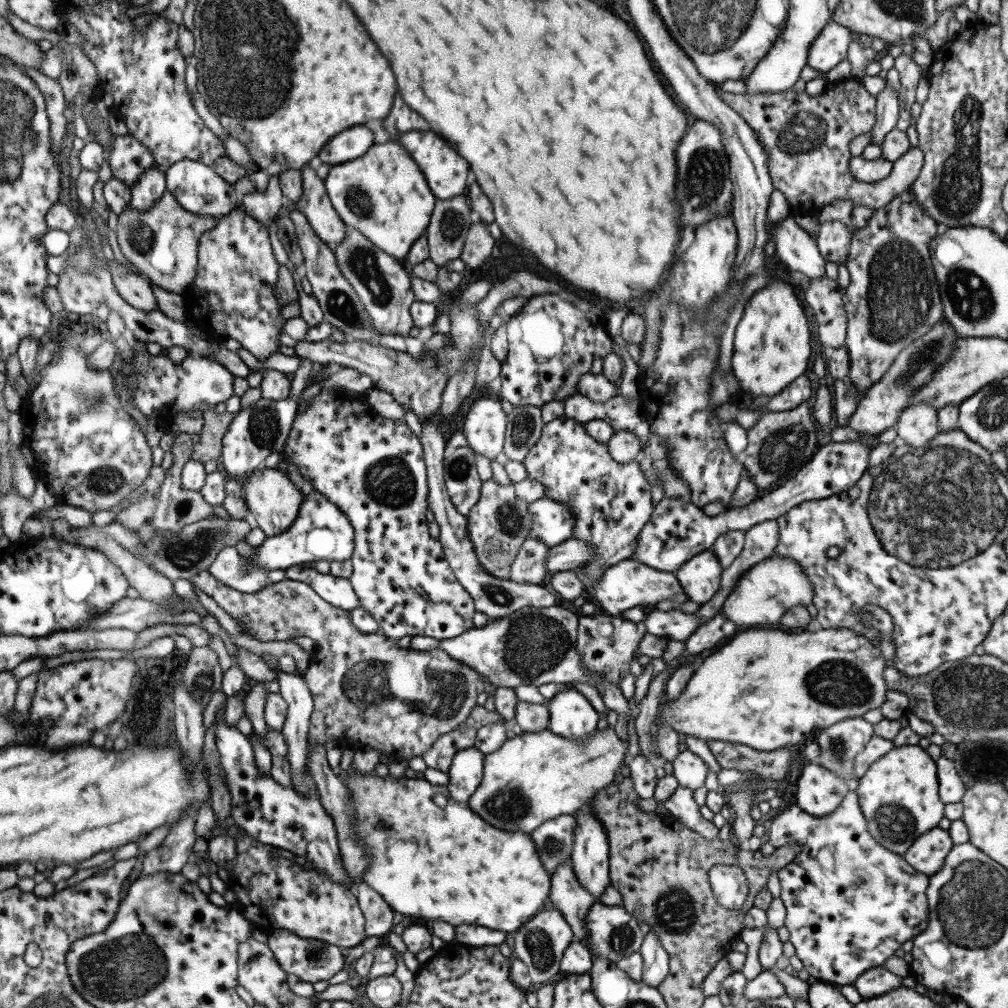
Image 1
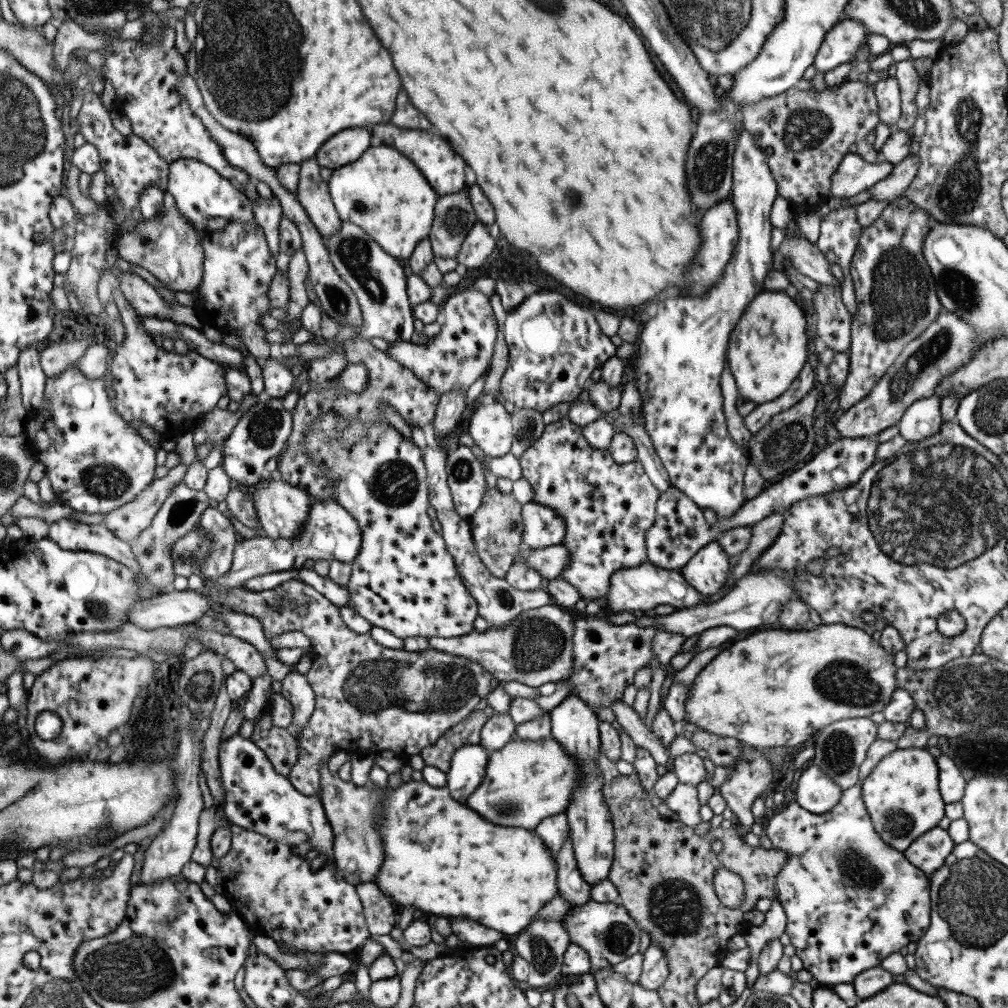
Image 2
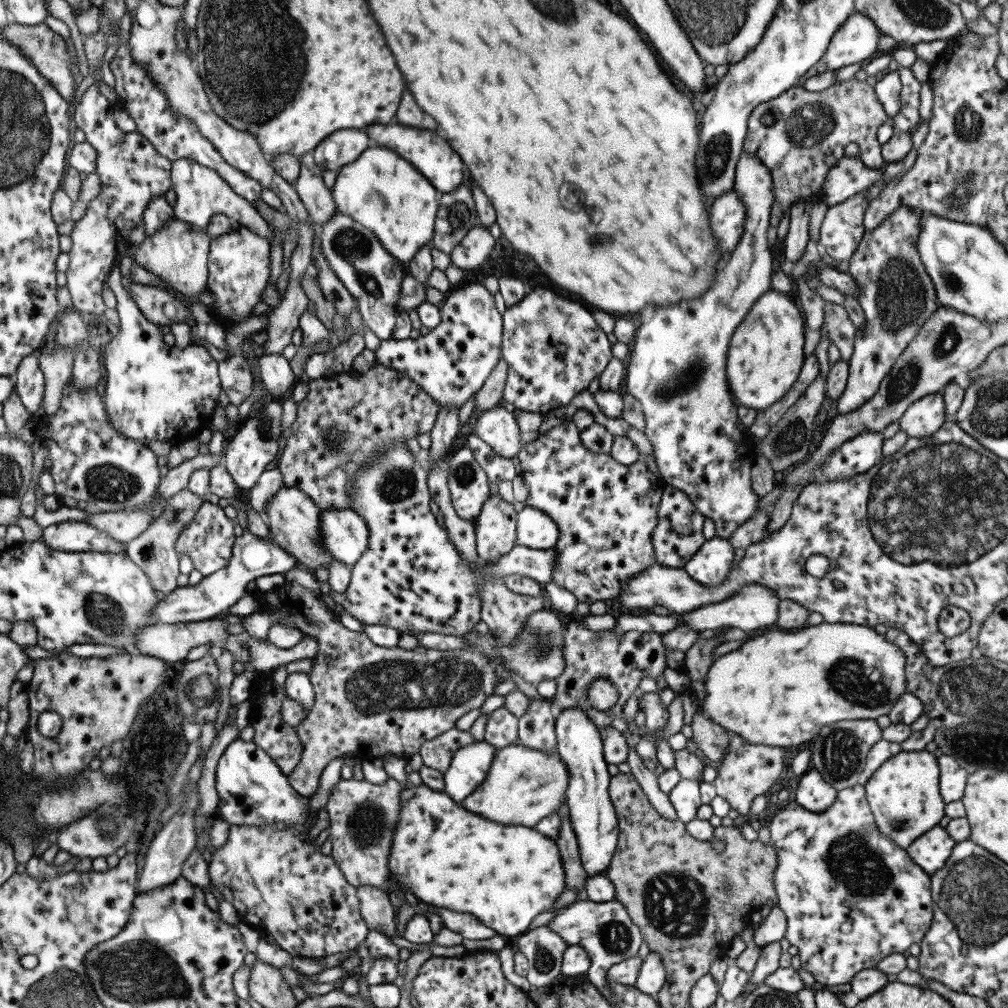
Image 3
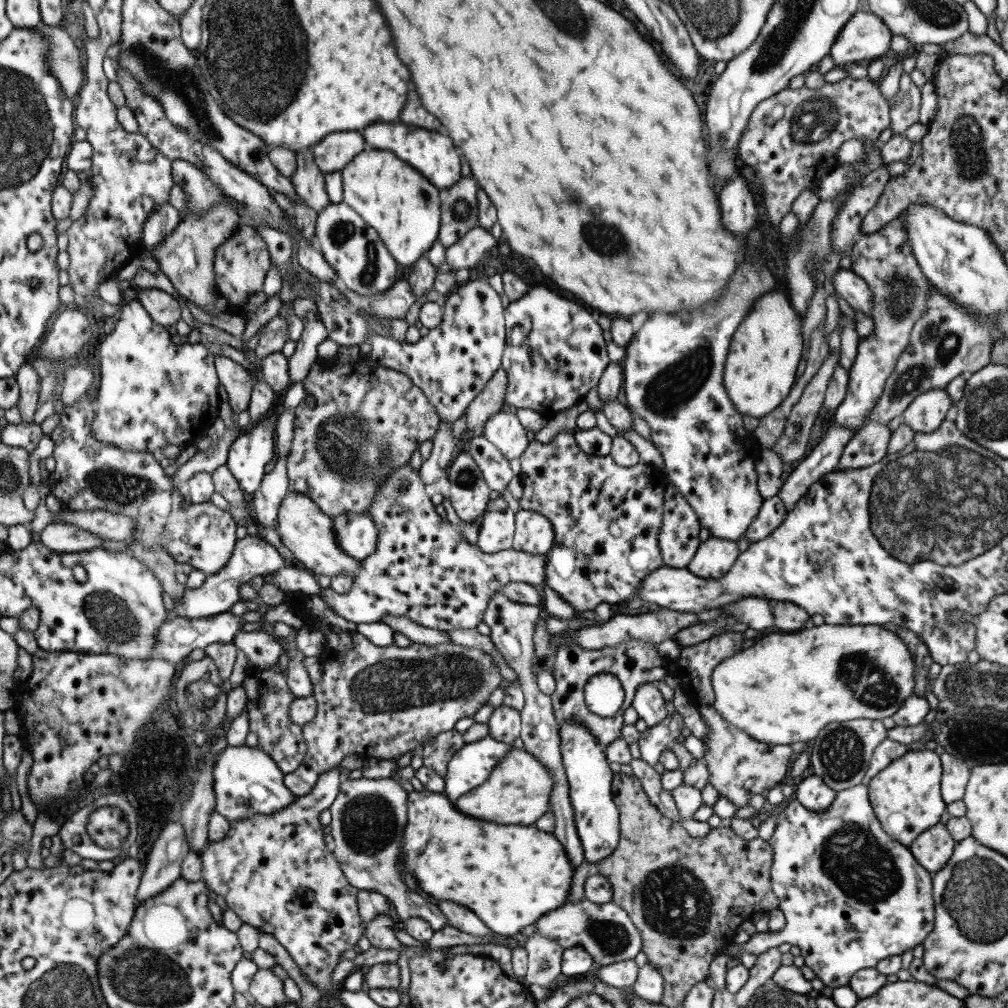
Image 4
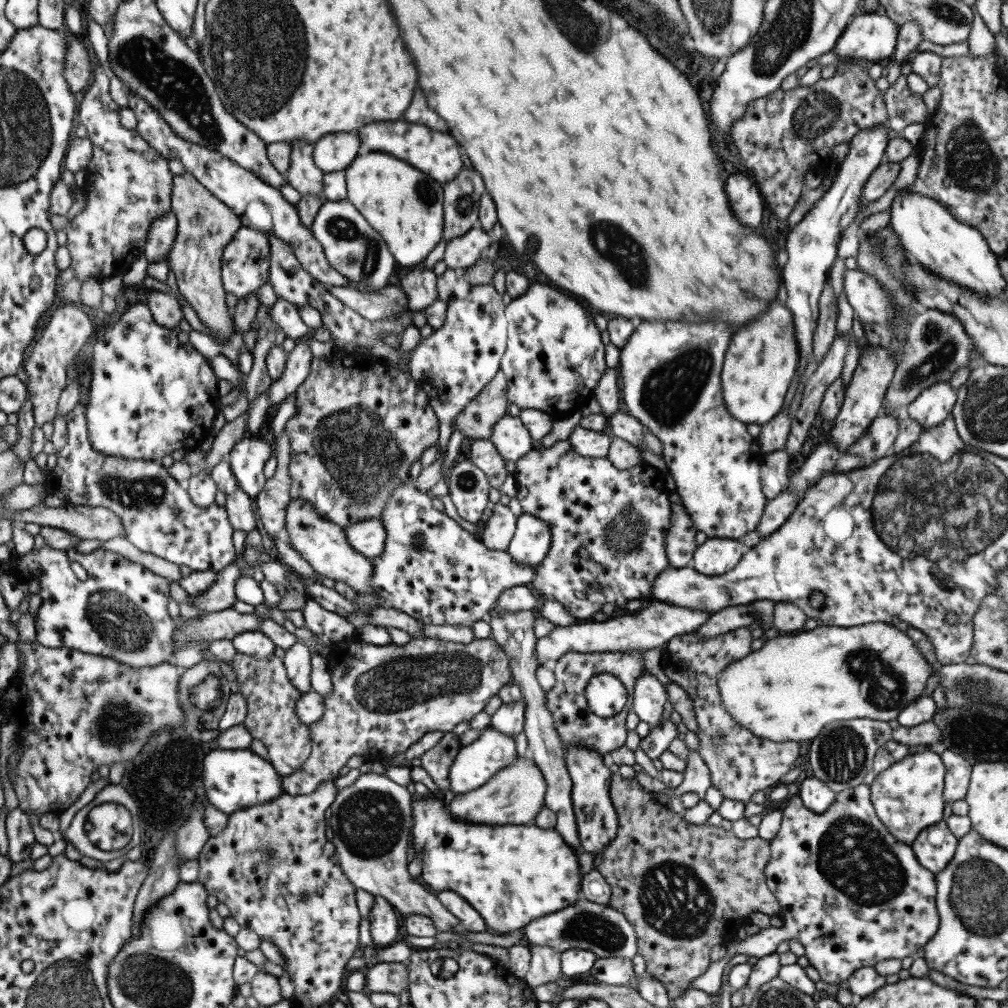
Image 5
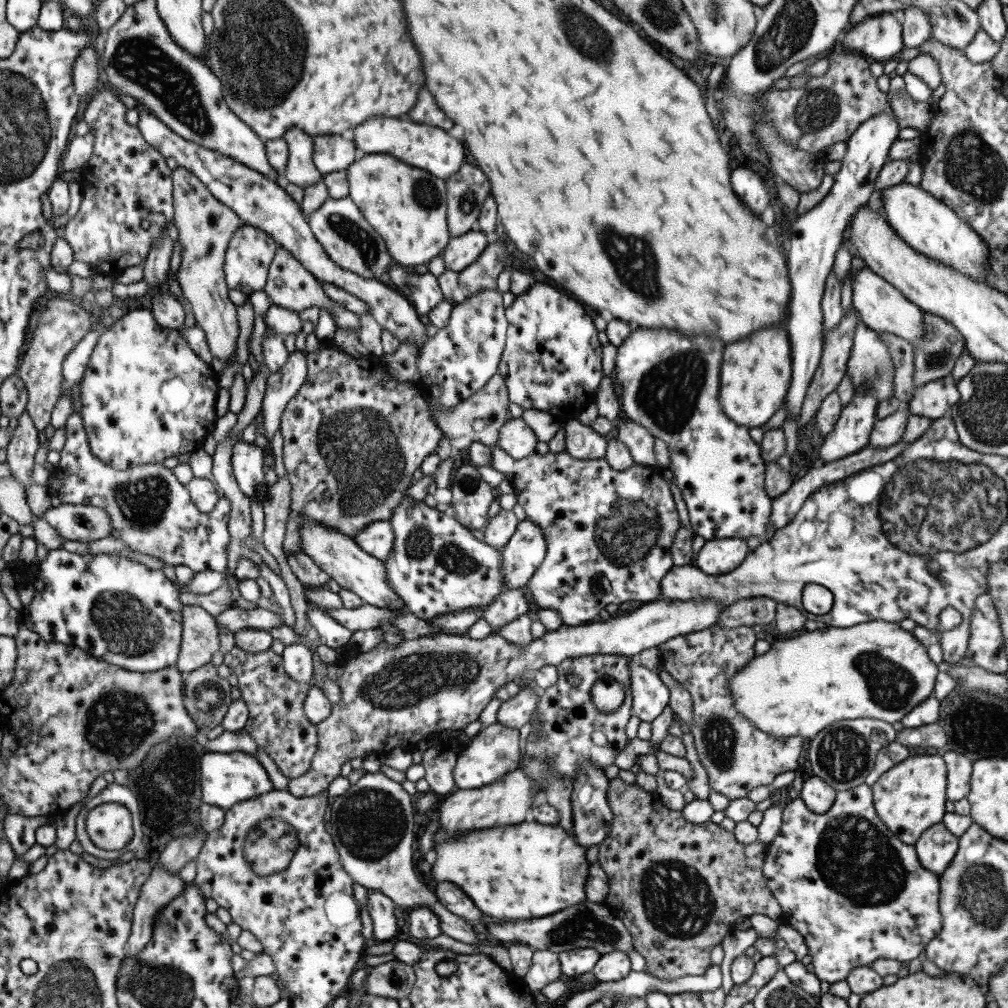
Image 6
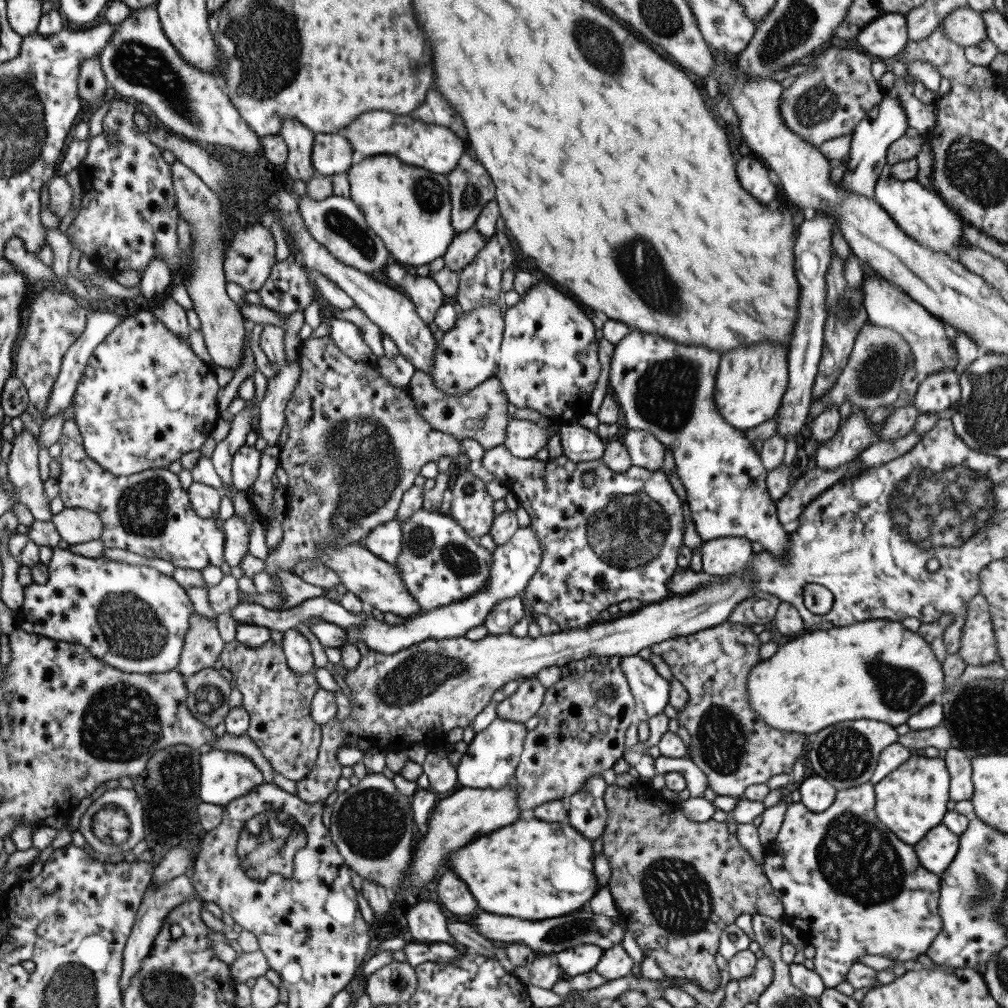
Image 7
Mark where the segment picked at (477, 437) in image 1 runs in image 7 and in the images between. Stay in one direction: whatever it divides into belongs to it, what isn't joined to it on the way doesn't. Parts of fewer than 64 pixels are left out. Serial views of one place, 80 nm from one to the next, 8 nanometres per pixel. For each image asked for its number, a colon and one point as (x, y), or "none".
2: (489, 426)
3: (498, 428)
4: (503, 430)
5: (511, 439)
6: (515, 438)
7: (523, 439)

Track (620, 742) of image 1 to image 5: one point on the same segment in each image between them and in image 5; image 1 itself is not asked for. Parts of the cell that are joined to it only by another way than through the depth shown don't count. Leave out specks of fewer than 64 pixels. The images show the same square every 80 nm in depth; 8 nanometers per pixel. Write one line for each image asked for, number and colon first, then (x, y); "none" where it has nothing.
2: (525, 781)
3: (522, 786)
4: (517, 791)
5: (514, 795)

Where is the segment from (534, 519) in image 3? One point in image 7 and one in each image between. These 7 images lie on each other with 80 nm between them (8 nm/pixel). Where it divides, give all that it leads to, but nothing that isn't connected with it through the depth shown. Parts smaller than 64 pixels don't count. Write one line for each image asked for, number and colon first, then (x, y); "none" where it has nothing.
4: (533, 533)
5: (530, 541)
6: (523, 552)
7: (513, 563)

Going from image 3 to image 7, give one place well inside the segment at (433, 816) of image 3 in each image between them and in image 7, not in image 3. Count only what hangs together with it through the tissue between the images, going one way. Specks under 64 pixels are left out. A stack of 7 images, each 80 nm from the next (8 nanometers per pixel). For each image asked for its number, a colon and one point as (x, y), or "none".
4: (508, 875)
5: (510, 874)
6: (530, 870)
7: (524, 870)

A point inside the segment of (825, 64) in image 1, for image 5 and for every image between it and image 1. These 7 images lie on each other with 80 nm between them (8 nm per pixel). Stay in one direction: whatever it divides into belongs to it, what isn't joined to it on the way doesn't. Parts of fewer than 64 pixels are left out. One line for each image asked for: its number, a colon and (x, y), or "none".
2: (846, 36)
3: (857, 38)
4: (863, 37)
5: (872, 36)

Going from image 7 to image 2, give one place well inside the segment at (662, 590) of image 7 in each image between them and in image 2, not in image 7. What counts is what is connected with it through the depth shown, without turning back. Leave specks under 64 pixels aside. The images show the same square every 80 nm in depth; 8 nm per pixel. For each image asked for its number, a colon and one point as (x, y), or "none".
2: (606, 507)
3: (605, 511)
4: (605, 517)
5: (607, 525)
6: (607, 533)

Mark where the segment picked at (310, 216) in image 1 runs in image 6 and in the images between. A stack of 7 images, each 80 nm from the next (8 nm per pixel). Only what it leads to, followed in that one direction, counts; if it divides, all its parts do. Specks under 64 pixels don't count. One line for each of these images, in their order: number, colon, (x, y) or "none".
2: (312, 193)
3: (315, 197)
4: (308, 182)
5: (302, 175)
6: (299, 169)

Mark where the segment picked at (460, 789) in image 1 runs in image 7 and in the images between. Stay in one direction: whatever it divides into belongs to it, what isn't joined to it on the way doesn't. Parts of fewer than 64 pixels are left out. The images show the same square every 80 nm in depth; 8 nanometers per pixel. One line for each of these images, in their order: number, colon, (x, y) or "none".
2: (467, 766)
3: (468, 766)
4: (469, 767)
5: (476, 762)
6: (494, 750)
7: (491, 757)

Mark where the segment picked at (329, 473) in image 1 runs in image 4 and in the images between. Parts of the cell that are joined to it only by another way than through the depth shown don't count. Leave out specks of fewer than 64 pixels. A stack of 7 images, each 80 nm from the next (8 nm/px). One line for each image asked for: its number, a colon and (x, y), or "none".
2: (402, 579)
3: (410, 578)
4: (422, 569)

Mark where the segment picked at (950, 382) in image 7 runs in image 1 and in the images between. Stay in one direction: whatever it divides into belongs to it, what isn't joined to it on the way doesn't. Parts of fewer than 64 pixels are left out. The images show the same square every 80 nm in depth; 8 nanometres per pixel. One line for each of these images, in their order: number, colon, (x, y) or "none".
1: (917, 425)
2: (922, 419)
3: (923, 417)
4: (925, 412)
5: (931, 406)
6: (932, 400)

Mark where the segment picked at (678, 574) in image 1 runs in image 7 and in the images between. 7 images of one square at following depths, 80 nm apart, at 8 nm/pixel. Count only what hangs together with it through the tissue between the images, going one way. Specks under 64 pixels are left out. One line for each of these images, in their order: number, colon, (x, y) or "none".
2: (706, 570)
3: (711, 562)
4: (712, 559)
5: (715, 556)
6: (716, 557)
7: (722, 556)

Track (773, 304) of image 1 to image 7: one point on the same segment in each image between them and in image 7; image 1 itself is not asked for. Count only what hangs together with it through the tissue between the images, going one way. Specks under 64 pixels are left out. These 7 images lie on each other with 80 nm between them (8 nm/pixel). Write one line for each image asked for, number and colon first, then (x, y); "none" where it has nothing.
2: (767, 348)
3: (765, 354)
4: (759, 370)
5: (761, 358)
6: (754, 375)
7: (750, 381)

